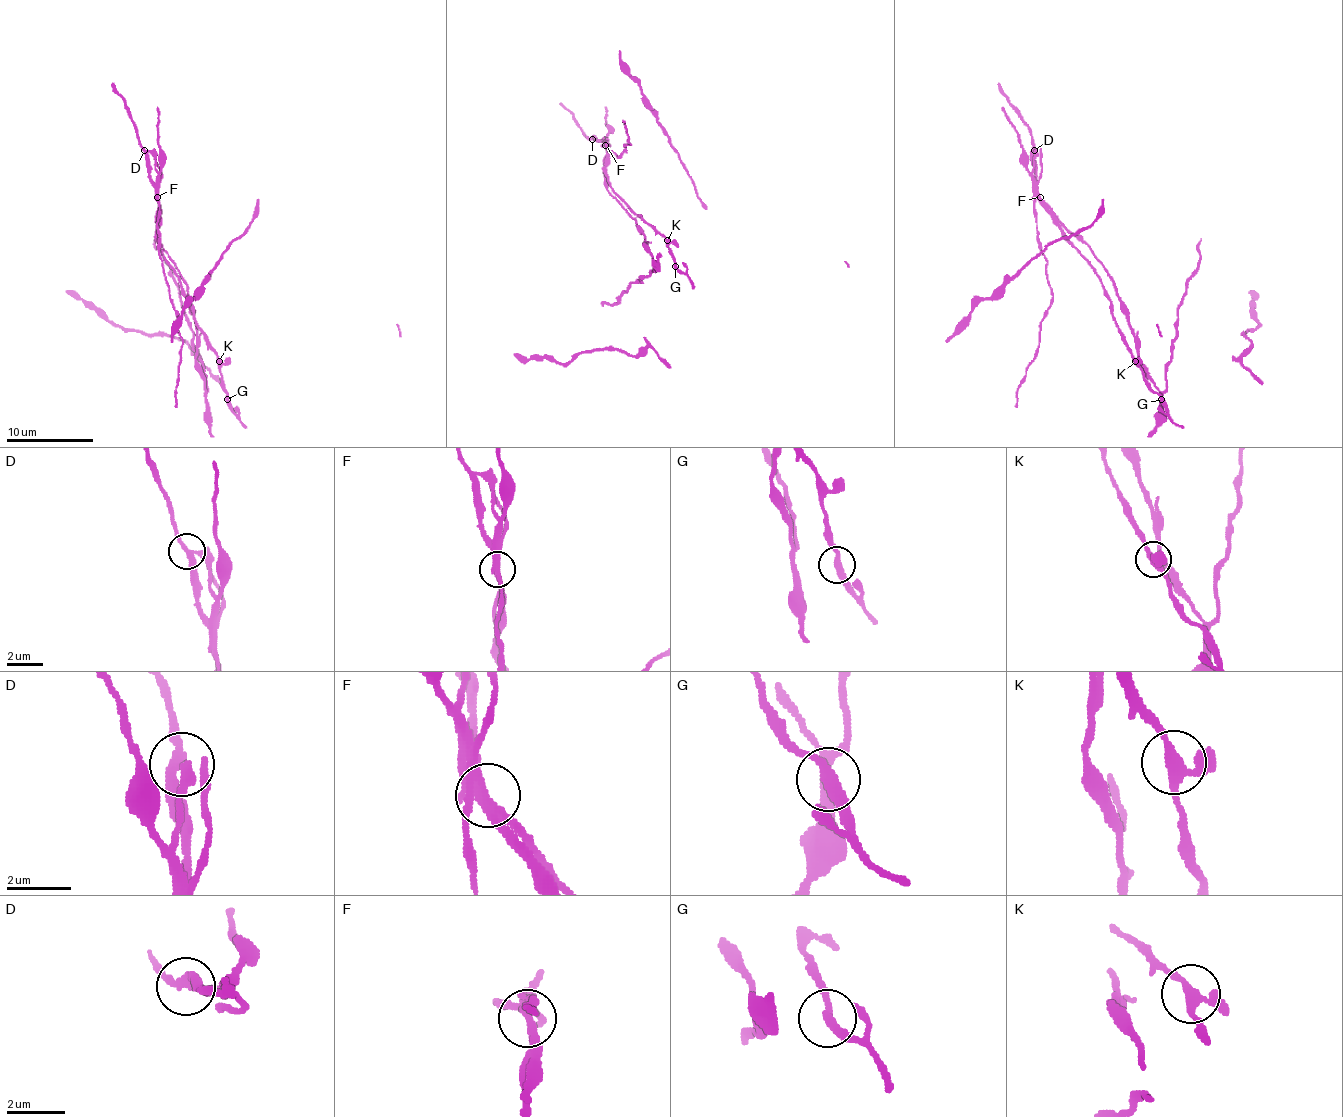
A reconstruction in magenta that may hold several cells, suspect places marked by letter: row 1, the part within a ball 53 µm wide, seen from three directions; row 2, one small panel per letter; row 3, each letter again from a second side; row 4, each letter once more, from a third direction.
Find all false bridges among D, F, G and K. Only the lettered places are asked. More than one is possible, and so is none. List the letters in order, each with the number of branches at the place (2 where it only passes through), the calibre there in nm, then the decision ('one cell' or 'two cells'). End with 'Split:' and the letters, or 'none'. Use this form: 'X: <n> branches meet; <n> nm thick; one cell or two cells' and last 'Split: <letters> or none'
D: 3 branches meet; 240 nm thick; two cells
F: 3 branches meet; 280 nm thick; two cells
G: 2 branches meet; 320 nm thick; one cell
K: 3 branches meet; 280 nm thick; one cell
Split: D, F

